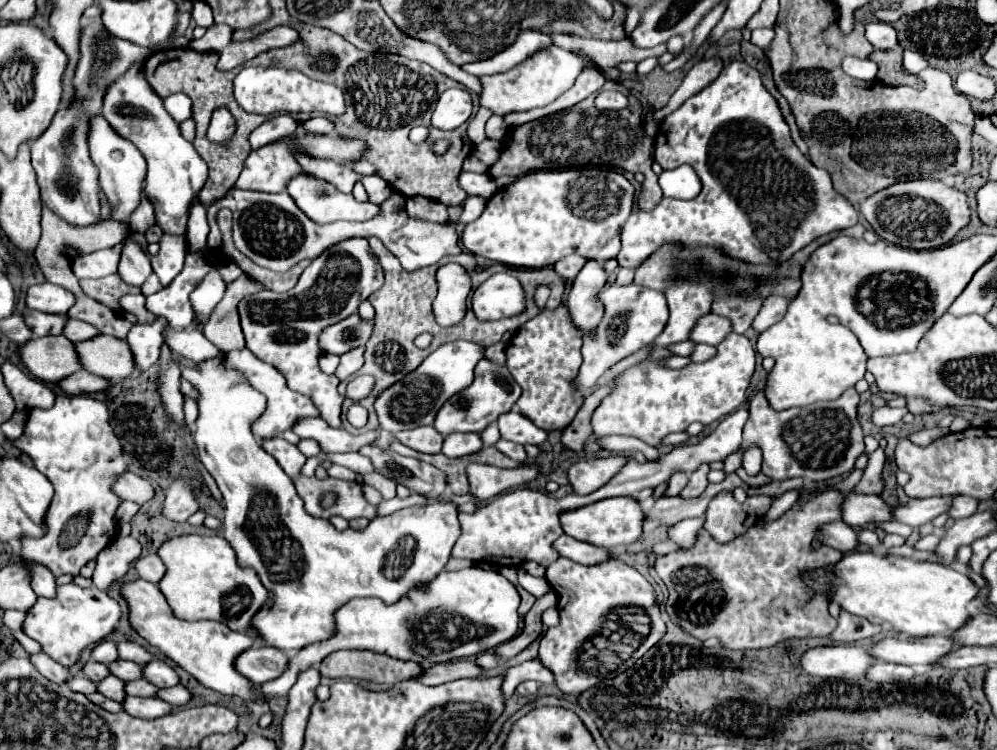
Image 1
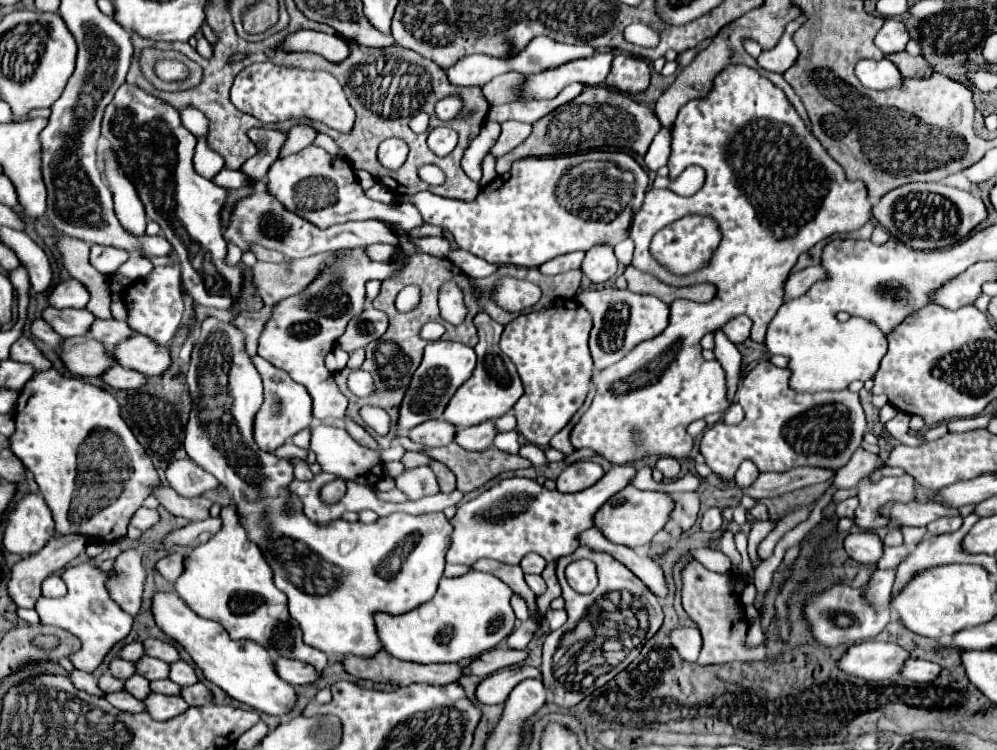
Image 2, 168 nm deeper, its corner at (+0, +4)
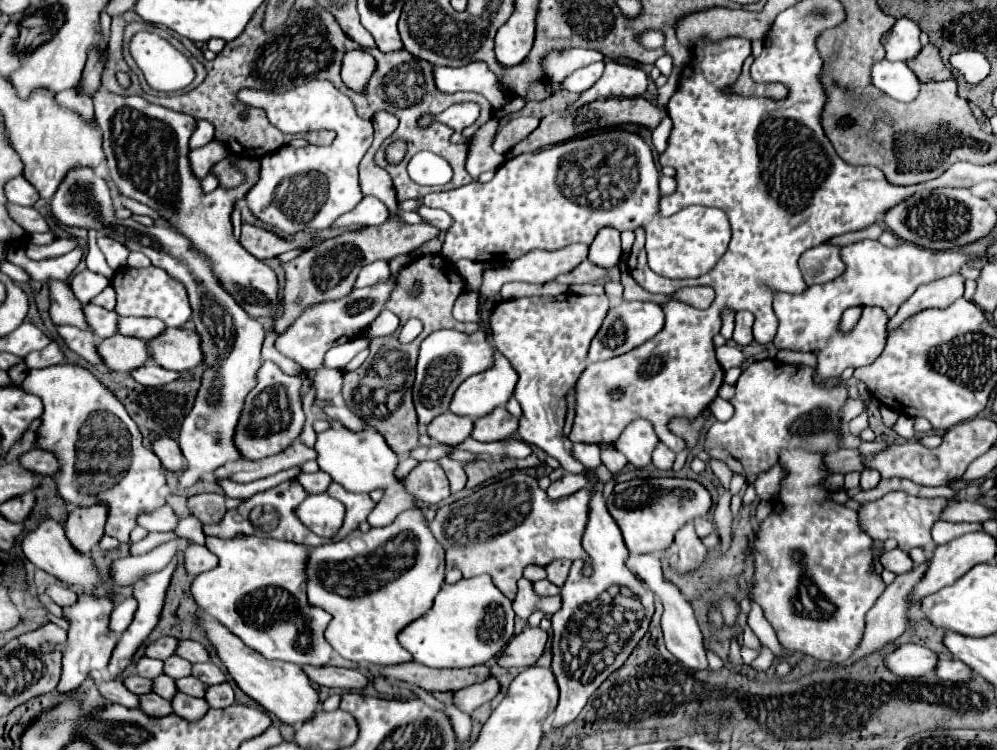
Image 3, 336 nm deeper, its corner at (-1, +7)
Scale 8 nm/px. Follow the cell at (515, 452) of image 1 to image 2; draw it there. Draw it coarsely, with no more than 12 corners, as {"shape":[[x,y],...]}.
{"shape":[[531,443],[519,449],[519,455],[533,465],[547,463],[543,449]]}

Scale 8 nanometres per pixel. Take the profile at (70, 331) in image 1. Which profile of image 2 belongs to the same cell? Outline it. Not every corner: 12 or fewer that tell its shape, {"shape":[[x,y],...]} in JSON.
{"shape":[[101,321],[89,327],[89,335],[107,349],[131,337],[125,321]]}

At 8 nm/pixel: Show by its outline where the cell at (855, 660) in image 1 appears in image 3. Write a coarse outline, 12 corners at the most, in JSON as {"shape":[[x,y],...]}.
{"shape":[[904,644],[886,656],[888,668],[904,678],[936,670],[938,654]]}

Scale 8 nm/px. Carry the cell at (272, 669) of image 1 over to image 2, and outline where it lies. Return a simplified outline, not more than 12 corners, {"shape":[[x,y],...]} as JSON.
{"shape":[[275,659],[275,673],[289,685],[305,685],[319,677],[303,661]]}

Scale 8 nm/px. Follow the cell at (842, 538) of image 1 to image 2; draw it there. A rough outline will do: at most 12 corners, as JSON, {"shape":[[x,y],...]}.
{"shape":[[875,531],[847,533],[843,547],[859,563],[877,563]]}

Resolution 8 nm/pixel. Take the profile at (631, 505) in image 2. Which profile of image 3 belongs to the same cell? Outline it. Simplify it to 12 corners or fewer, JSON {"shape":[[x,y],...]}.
{"shape":[[690,478],[616,484],[608,512],[630,554],[668,550],[712,508]]}

